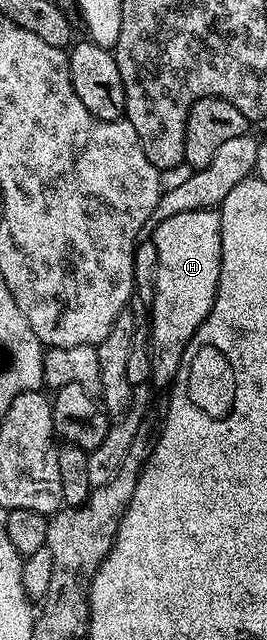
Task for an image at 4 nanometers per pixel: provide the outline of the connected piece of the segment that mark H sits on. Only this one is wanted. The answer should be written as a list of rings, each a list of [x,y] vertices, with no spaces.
[[[216,208],[192,209],[152,226],[157,270],[153,273],[153,318],[148,318],[149,376],[152,384],[172,386],[187,343],[215,303],[221,270],[221,214]]]

